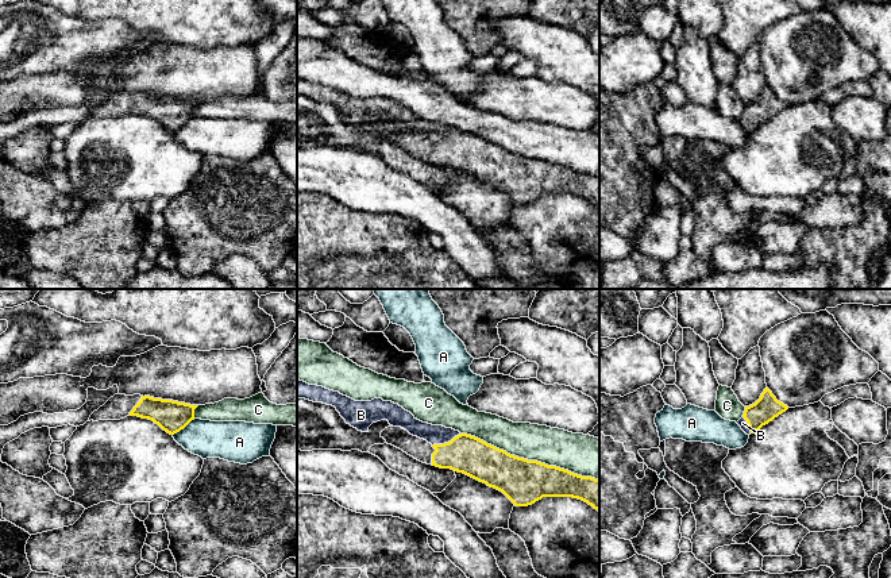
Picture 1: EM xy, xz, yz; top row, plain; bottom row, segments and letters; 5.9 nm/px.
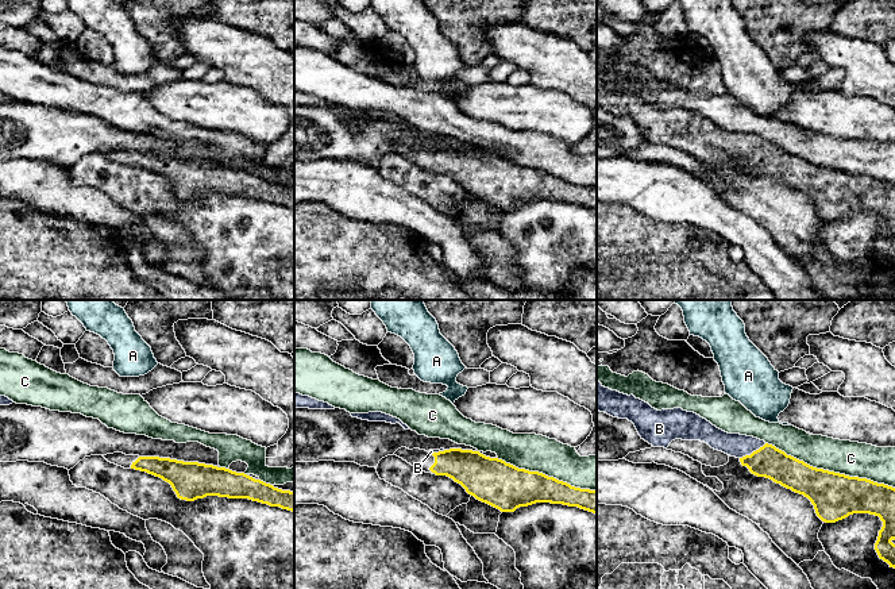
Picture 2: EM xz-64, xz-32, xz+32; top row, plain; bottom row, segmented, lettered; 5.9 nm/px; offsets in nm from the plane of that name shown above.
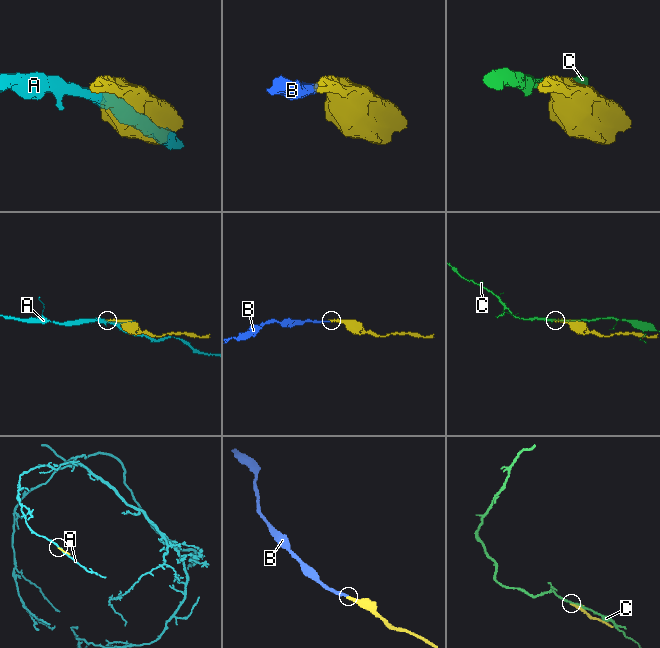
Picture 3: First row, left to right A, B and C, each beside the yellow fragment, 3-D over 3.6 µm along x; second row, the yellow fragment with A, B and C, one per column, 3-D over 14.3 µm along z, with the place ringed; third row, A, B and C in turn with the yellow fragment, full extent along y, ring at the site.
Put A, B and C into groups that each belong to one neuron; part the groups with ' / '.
A / B / C

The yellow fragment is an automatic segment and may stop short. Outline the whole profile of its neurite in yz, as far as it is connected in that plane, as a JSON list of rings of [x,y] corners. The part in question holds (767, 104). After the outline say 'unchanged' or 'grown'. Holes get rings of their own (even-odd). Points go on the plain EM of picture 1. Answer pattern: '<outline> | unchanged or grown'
[[[765,85],[755,101],[745,104],[744,112],[737,122],[747,132],[751,132],[787,107],[788,104],[778,99],[772,89]]] | grown

